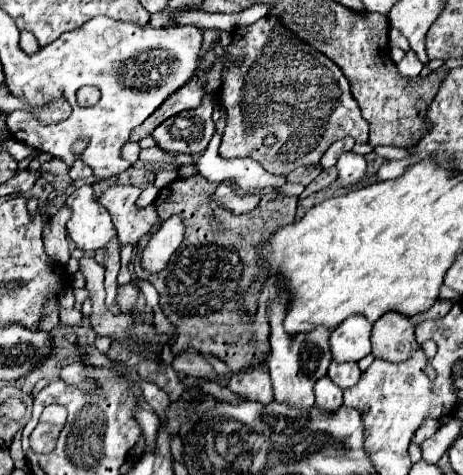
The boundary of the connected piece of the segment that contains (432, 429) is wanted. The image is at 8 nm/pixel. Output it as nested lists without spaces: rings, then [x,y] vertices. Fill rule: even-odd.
[[[430,418],[426,419],[415,432],[412,438],[412,442],[419,445],[427,438],[433,436],[433,434],[435,434],[435,432],[439,429],[439,427],[440,424],[437,420]]]

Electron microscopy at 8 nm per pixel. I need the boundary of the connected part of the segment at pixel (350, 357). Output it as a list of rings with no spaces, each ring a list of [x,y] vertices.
[[[351,316],[343,324],[339,324],[329,336],[331,358],[335,362],[359,362],[367,354],[371,354],[371,324],[365,316]]]

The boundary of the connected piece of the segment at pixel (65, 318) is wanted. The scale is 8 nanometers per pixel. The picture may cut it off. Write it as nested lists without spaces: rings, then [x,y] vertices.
[[[59,308],[59,322],[61,324],[69,324],[69,326],[77,326],[77,324],[81,324],[81,318],[83,318],[83,314],[79,312],[79,310],[75,310],[75,308]]]

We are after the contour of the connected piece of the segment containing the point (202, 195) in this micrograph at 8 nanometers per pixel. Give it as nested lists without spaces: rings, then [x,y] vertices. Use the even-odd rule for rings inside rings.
[[[195,174],[195,176],[189,176],[189,178],[177,178],[173,180],[171,184],[167,184],[157,200],[155,200],[155,208],[159,212],[159,222],[149,230],[148,234],[145,234],[139,244],[137,244],[136,259],[133,260],[135,264],[135,276],[137,278],[145,278],[149,280],[155,290],[159,292],[159,306],[161,310],[165,312],[165,316],[169,318],[169,322],[179,330],[179,336],[177,336],[177,342],[173,342],[171,346],[171,352],[173,354],[179,354],[187,348],[193,348],[201,354],[213,354],[217,356],[219,360],[223,360],[225,364],[229,364],[229,370],[231,372],[247,372],[255,366],[261,366],[263,362],[267,362],[269,358],[269,322],[267,322],[267,302],[271,296],[267,294],[273,294],[273,288],[263,288],[261,292],[261,298],[259,298],[259,310],[253,318],[253,322],[249,320],[247,312],[241,308],[243,304],[243,296],[247,292],[247,288],[251,286],[251,282],[255,278],[259,278],[259,266],[257,266],[257,246],[259,246],[259,240],[263,242],[265,238],[269,238],[273,234],[273,230],[281,228],[281,226],[287,226],[295,220],[295,208],[297,208],[297,198],[295,196],[283,196],[279,194],[277,188],[265,188],[263,192],[263,200],[259,202],[259,206],[247,214],[233,214],[231,210],[223,210],[219,204],[215,204],[213,200],[213,192],[215,192],[217,184],[215,182],[209,182],[205,180],[201,174]],[[213,206],[215,206],[215,212],[217,216],[221,218],[221,224],[223,228],[227,228],[225,232],[215,232],[211,226],[211,220],[207,218],[207,214],[213,212]],[[171,216],[179,216],[185,224],[185,238],[179,246],[179,252],[173,254],[173,260],[169,260],[167,268],[159,274],[147,274],[140,265],[141,254],[147,242],[149,242],[151,236],[159,230],[161,224],[171,218]]]

